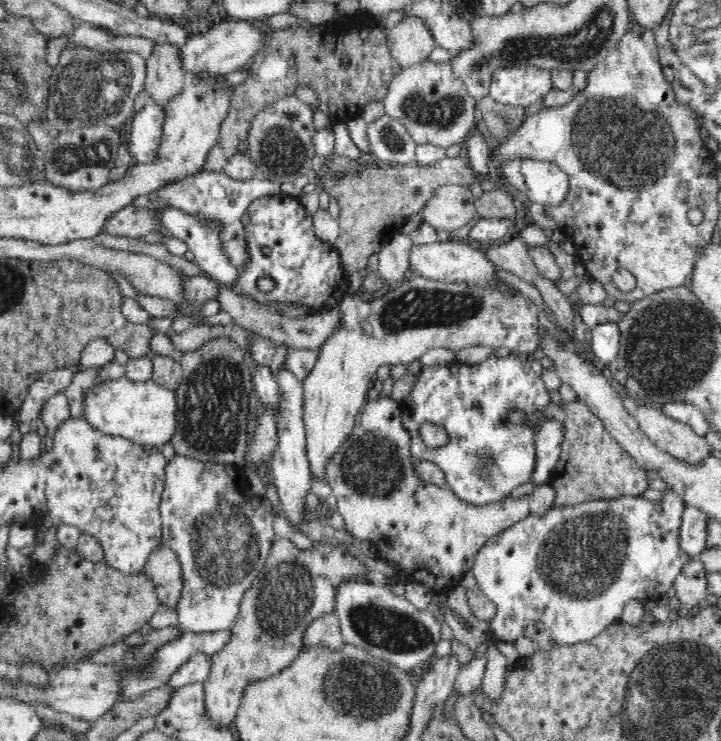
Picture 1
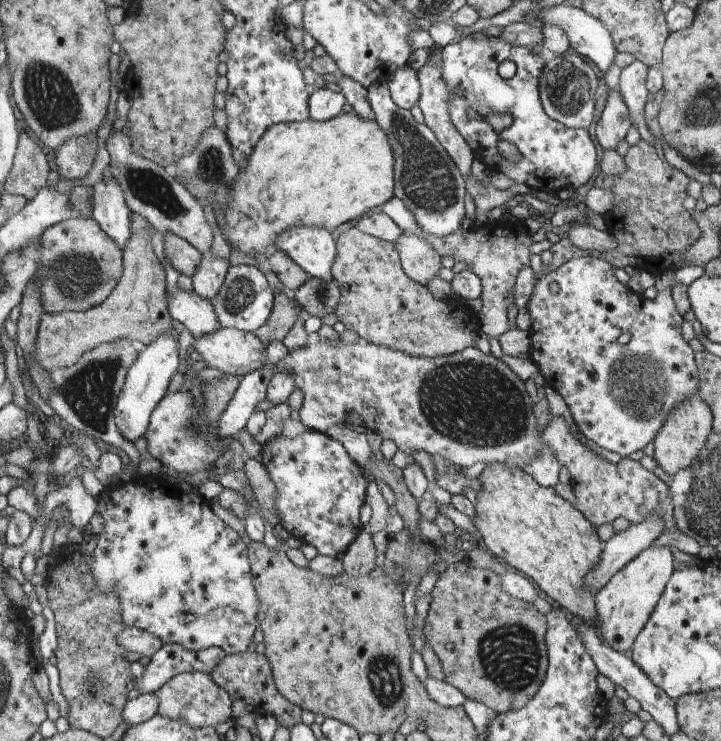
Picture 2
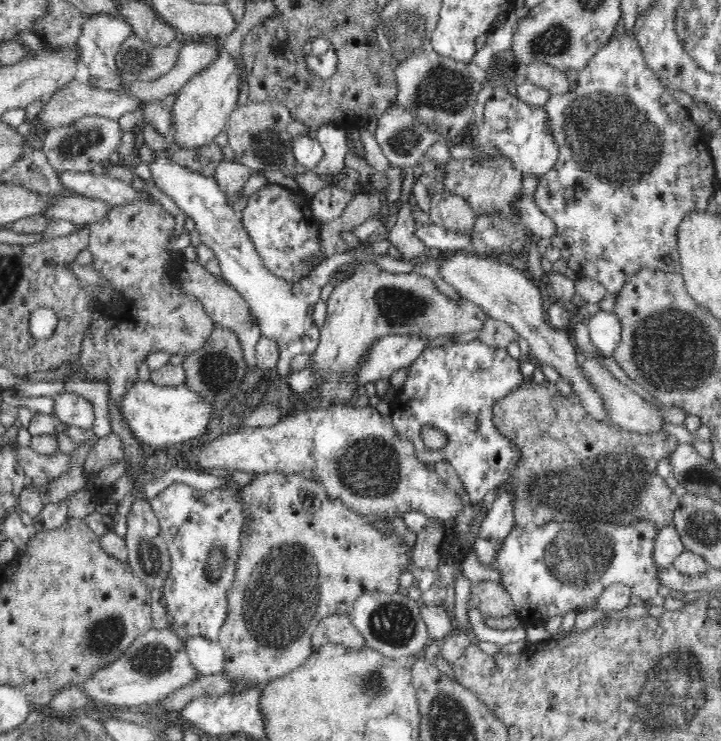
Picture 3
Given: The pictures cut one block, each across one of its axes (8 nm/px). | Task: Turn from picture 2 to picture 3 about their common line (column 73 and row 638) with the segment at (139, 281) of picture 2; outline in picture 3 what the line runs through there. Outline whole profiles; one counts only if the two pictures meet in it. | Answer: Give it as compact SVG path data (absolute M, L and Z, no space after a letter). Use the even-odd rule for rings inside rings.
M329 616L321 620L312 635L313 648L325 644L342 644L358 650L365 648L364 635L352 623L351 616Z

